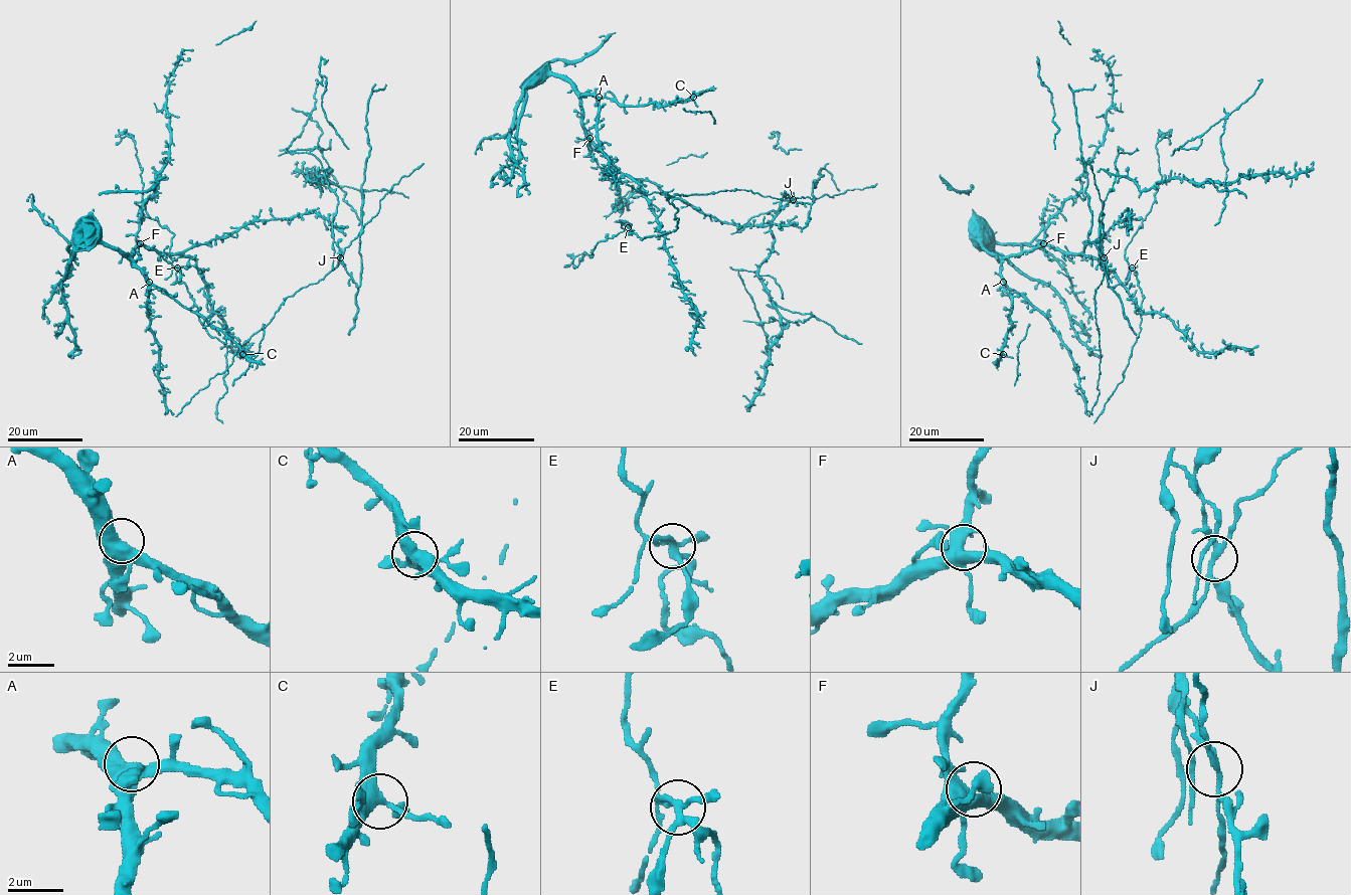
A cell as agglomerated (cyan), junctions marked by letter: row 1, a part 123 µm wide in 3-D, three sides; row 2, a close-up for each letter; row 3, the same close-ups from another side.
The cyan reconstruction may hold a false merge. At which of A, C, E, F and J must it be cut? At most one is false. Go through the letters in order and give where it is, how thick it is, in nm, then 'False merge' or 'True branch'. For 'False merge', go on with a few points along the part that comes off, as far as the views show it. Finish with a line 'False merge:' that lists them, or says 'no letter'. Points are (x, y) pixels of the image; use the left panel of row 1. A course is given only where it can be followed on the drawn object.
A: Place: (149, 282). Thickness 480 nm. True branch
C: Place: (242, 354). Thickness 360 nm. True branch
E: Place: (177, 267). Thickness 260 nm. True branch
F: Place: (140, 243). Thickness 480 nm. True branch
J: Place: (340, 257). Thickness 200 nm. False merge
False merge: J

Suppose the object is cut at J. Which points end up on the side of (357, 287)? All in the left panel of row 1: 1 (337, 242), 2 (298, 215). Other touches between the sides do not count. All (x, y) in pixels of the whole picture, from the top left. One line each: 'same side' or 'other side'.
1: same side
2: other side

